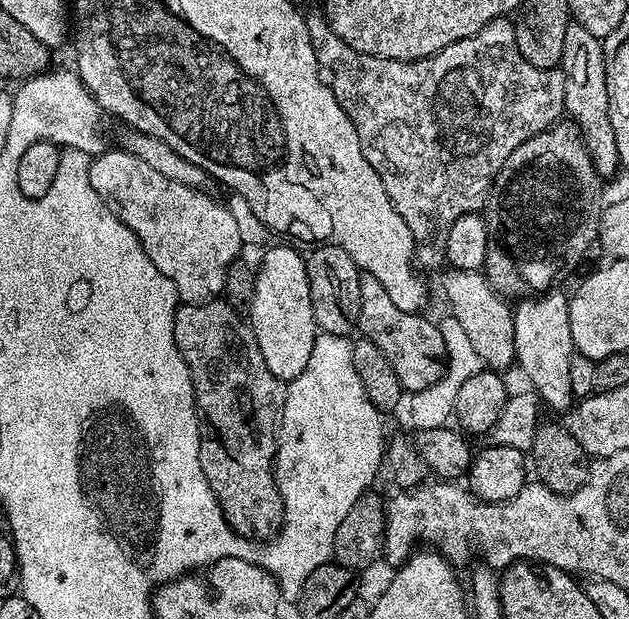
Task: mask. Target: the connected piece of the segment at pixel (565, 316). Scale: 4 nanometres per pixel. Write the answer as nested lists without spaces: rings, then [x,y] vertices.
[[[549,290],[519,301],[515,305],[514,346],[515,363],[528,375],[531,387],[537,397],[544,400],[556,412],[567,413],[573,407],[574,397],[570,386],[570,362],[574,355],[571,338],[569,293]]]

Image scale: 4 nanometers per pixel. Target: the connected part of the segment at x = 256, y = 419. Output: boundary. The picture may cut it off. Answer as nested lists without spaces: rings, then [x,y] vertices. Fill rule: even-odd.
[[[217,298],[208,301],[206,304],[185,304],[181,303],[174,314],[174,342],[182,354],[182,358],[187,362],[188,369],[192,375],[192,385],[194,393],[199,393],[200,411],[203,412],[204,418],[204,446],[200,449],[200,461],[202,470],[206,474],[206,482],[210,482],[210,490],[218,498],[220,508],[224,511],[224,517],[228,520],[228,525],[234,529],[236,535],[243,536],[245,540],[253,542],[264,542],[269,538],[277,535],[281,524],[284,523],[284,499],[276,485],[276,442],[278,439],[278,421],[281,412],[284,411],[284,394],[286,391],[285,381],[279,380],[270,372],[266,366],[266,359],[262,356],[262,351],[258,346],[258,338],[252,331],[251,323],[241,315],[237,309],[228,305],[227,300]]]

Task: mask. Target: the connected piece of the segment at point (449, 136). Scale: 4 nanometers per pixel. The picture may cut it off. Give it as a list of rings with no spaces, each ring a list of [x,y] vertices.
[[[309,15],[307,21],[316,60],[321,69],[326,70],[330,77],[332,93],[338,98],[342,110],[346,110],[350,122],[354,122],[354,130],[358,130],[358,138],[362,146],[362,154],[366,154],[366,162],[370,162],[370,166],[374,166],[374,170],[382,178],[382,186],[386,186],[386,194],[390,198],[394,210],[398,210],[398,214],[402,214],[402,222],[406,222],[406,226],[410,226],[410,234],[416,243],[415,263],[421,269],[423,269],[422,267],[436,268],[439,264],[443,265],[445,263],[446,234],[450,225],[458,218],[462,218],[462,214],[480,212],[485,207],[488,194],[492,190],[492,183],[502,170],[506,158],[510,158],[510,154],[514,154],[514,150],[518,150],[518,146],[522,146],[522,142],[534,138],[534,134],[545,132],[565,115],[563,71],[559,67],[530,66],[530,62],[526,62],[518,50],[516,30],[513,21],[508,18],[491,20],[489,24],[482,26],[482,30],[478,30],[478,34],[474,34],[470,38],[462,38],[458,42],[446,46],[438,54],[427,56],[421,60],[391,60],[390,58],[362,54],[351,48],[345,40],[338,38],[338,34],[333,33],[332,27],[328,25],[323,15]]]

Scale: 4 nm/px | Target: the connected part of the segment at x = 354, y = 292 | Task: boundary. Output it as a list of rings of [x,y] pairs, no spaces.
[[[330,242],[321,243],[305,259],[306,274],[309,276],[310,300],[313,302],[314,318],[320,332],[329,332],[335,336],[353,335],[360,323],[362,310],[362,275],[360,268],[338,246]]]

